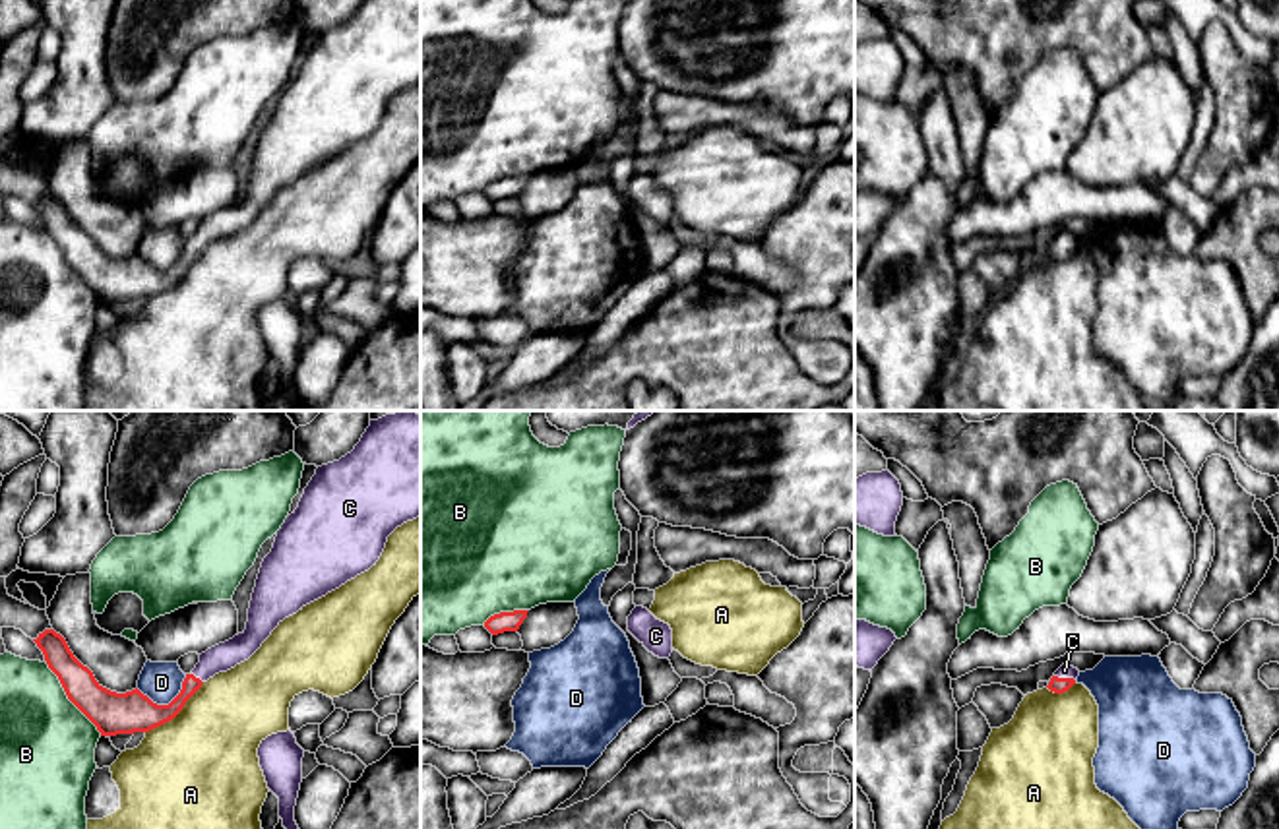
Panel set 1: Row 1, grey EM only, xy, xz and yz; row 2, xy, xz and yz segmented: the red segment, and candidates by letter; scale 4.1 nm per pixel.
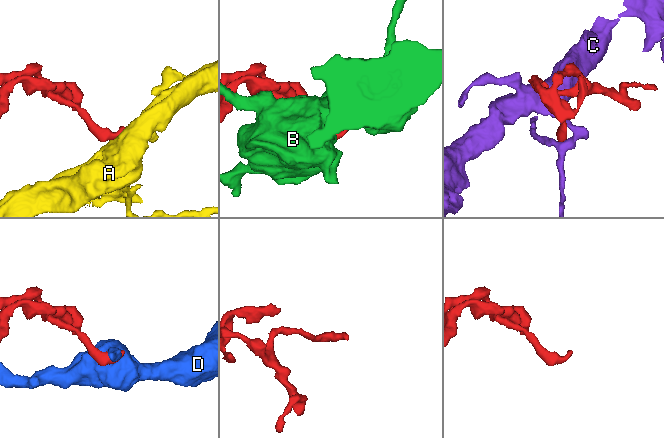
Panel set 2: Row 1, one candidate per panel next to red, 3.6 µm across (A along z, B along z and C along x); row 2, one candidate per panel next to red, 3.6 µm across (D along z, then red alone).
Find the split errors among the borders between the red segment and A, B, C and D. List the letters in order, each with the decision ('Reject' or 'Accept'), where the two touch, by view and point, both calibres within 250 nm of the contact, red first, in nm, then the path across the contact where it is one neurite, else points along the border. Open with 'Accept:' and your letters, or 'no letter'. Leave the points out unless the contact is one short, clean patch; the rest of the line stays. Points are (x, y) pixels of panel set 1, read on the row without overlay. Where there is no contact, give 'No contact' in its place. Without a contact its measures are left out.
Accept: C
A: Reject. Touches red at xy (177, 279). Thickness 180 nm (red) against 480 nm. Boundary: xy (204, 248), (171, 285), (146, 299)
B: Reject. Touches red at xy (68, 264). Thickness 180 nm (red) against 400 nm
C: Accept. Touches red at yz (1066, 245). Thickness 70 nm (red) against 60 nm. Path across: yz (1057, 250), (1066, 245), (1064, 237)
D: Reject. Touches red at xy (165, 272). Thickness 180 nm (red) against 170 nm. Boundary: xy (187, 241), (181, 256), (167, 270), (154, 270), (136, 254)

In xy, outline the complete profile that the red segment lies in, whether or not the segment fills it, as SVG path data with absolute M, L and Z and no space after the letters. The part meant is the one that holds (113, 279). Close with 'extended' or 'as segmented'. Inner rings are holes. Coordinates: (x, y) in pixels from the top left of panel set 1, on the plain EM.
M362 0L351 19L318 33L298 74L285 85L271 118L262 128L246 196L202 219L196 234L186 240L180 260L169 271L153 269L138 254L126 260L103 254L54 196L45 196L33 207L58 242L68 265L97 292L101 302L149 298L172 287L203 248L248 227L285 184L376 132L388 103L419 81L421 0Z; extended

